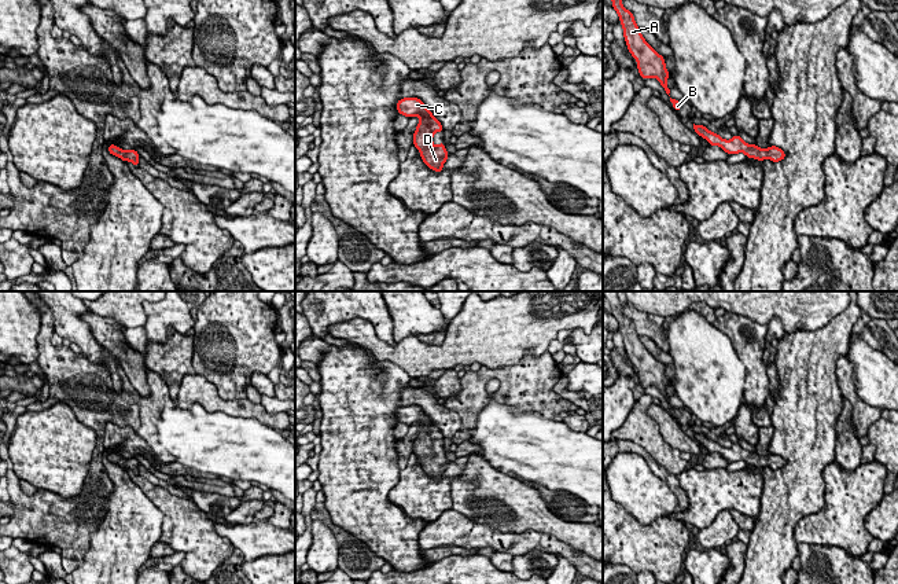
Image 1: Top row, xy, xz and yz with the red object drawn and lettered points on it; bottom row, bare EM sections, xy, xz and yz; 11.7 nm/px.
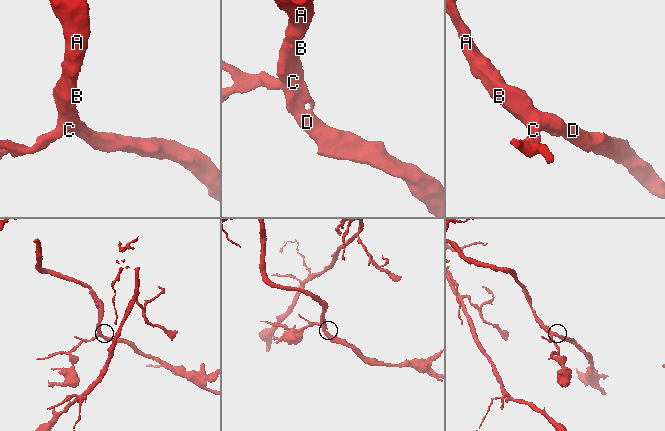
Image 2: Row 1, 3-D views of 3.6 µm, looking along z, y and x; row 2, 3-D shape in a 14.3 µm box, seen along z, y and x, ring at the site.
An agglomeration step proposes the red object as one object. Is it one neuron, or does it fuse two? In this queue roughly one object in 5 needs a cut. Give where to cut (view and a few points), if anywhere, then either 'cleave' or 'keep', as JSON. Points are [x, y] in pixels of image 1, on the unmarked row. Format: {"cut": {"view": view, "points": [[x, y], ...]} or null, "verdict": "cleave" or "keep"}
{"cut": null, "verdict": "keep"}

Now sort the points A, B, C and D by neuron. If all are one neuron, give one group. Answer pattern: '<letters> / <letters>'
A B C D

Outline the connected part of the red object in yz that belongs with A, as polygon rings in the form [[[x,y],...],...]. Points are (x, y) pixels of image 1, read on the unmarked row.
[[[603,291],[603,297],[610,302],[612,315],[619,324],[628,357],[637,368],[636,375],[638,377],[641,386],[647,388],[655,385],[669,403],[667,385],[670,381],[666,378],[665,366],[645,349],[633,322],[623,315],[618,291]]]

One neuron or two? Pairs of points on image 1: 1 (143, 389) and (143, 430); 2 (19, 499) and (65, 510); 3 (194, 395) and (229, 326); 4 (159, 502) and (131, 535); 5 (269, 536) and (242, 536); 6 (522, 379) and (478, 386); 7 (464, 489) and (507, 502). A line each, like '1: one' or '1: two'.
1: two
2: one
3: two
4: two
5: one
6: one
7: one

